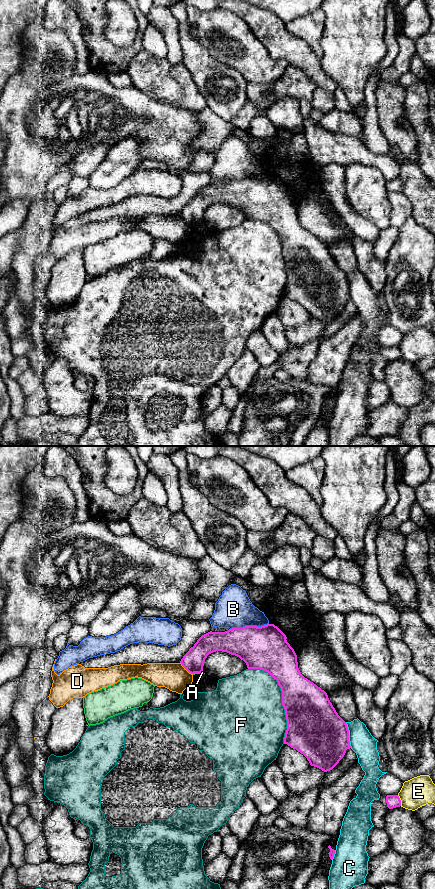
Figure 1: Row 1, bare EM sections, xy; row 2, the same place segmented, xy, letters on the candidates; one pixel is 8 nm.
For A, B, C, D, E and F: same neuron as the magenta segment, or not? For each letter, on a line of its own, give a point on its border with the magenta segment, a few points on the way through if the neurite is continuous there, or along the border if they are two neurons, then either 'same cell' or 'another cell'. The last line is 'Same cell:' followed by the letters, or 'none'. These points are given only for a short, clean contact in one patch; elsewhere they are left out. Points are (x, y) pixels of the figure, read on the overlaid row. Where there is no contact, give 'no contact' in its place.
A: meets magenta in xy at (197, 672); border along xy (202, 670), (193, 674); another cell
B: meets magenta in xy at (249, 626); another cell
C: meets magenta in xy at (348, 735); another cell
D: meets magenta in xy at (186, 669); border along xy (180, 662), (192, 674); another cell
E: meets magenta in xy at (400, 800); another cell
F: meets magenta in xy at (282, 698); another cell
Same cell: none

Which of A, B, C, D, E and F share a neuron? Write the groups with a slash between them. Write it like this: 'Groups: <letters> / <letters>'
Groups: A / B C / D / E / F

